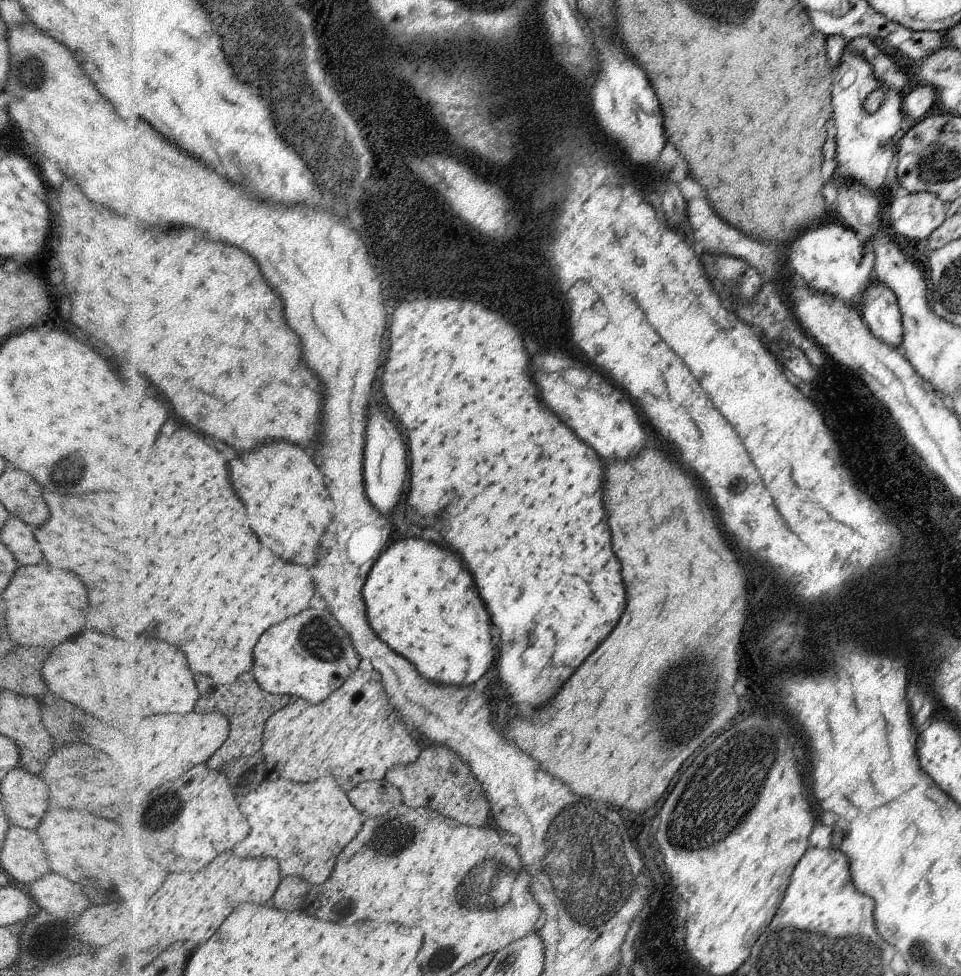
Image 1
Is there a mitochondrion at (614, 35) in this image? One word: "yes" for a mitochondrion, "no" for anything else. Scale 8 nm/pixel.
no

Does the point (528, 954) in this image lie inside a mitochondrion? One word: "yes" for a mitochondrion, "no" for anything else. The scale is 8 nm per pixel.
no

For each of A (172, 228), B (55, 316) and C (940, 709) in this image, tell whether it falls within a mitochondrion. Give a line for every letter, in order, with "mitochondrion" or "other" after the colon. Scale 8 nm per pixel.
A: other
B: other
C: other

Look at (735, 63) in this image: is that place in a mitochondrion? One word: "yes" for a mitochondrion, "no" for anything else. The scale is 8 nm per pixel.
no

